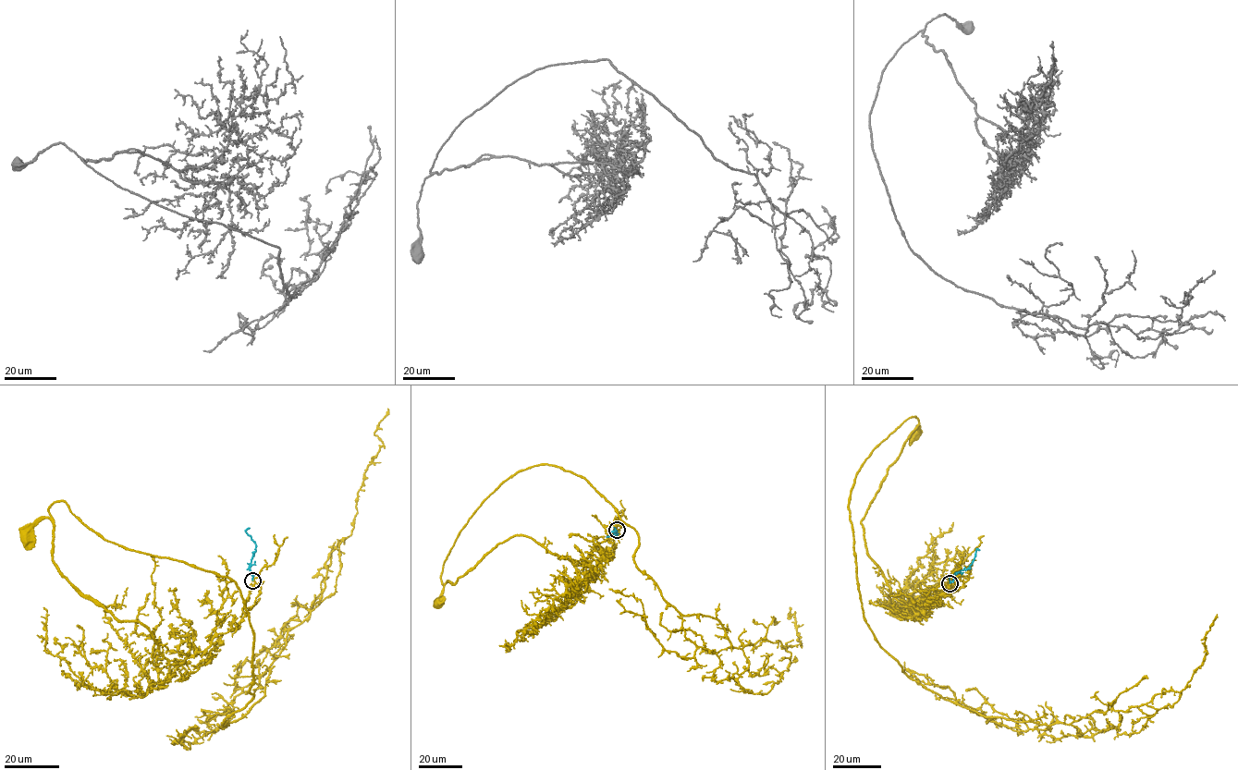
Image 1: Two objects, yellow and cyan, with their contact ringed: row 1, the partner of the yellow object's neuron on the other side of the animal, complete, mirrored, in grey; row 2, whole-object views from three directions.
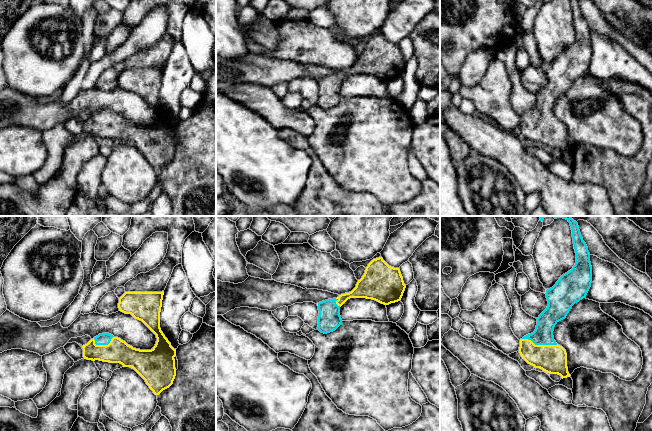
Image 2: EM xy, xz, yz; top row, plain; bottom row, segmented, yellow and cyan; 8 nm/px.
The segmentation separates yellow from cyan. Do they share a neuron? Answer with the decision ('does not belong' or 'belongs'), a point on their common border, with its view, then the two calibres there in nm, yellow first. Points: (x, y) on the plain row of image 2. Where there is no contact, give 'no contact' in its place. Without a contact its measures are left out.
belongs | yz (540, 121) | 220/160 nm

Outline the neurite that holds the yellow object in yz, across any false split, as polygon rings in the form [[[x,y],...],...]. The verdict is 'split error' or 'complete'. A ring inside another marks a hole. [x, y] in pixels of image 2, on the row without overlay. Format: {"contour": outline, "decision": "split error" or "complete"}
{"contour": [[[570,0],[572,6],[573,20],[576,29],[576,39],[573,44],[563,50],[556,60],[546,66],[548,77],[547,84],[539,91],[536,105],[533,109],[520,115],[519,129],[521,133],[535,144],[540,144],[550,150],[558,150],[561,154],[571,151],[567,143],[566,126],[554,116],[553,107],[555,101],[566,94],[572,82],[586,73],[592,59],[592,42],[590,29],[586,19],[583,17],[578,0]]], "decision": "split error"}

